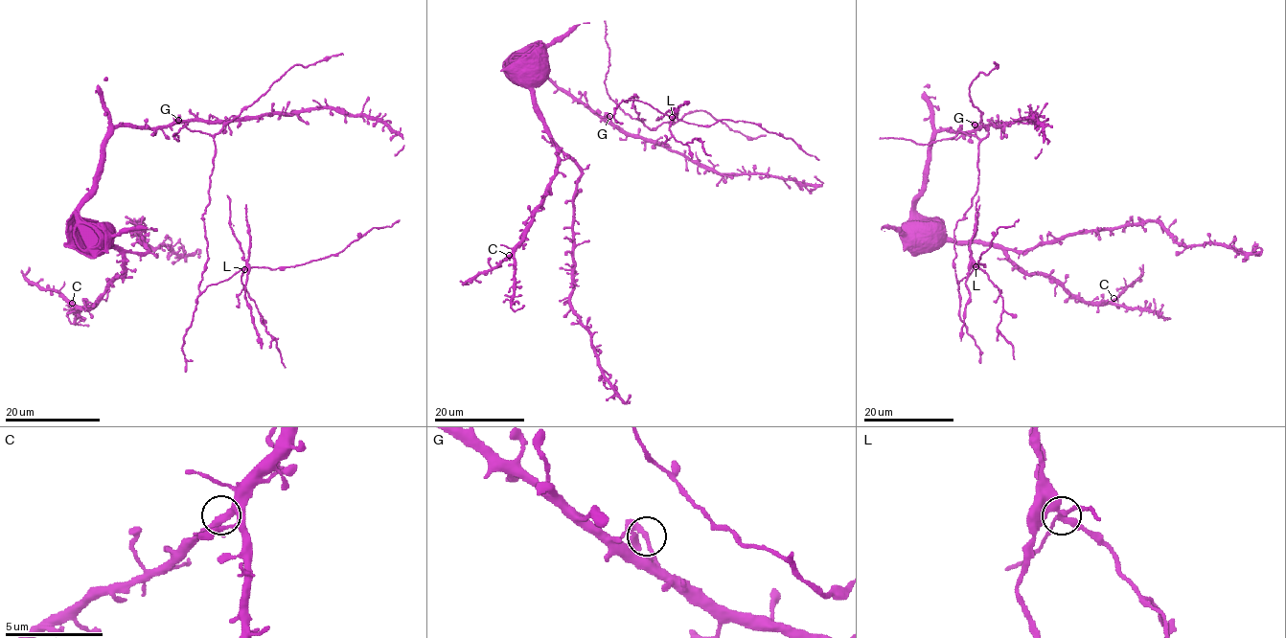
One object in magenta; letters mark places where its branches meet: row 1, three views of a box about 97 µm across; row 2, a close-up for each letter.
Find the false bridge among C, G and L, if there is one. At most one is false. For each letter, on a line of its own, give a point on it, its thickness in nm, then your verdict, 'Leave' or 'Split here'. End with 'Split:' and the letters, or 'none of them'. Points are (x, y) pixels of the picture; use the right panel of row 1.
C: Place: (1113, 298). Thickness 320 nm. Leave
G: Place: (975, 125). Thickness 280 nm. Leave
L: Place: (975, 266). Thickness 280 nm. Split here
Split: L

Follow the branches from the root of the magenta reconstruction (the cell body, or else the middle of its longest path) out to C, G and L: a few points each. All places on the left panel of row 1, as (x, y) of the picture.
C: (85, 225), (92, 224), (95, 238), (120, 253), (124, 273), (91, 307), (77, 307), (72, 303)
G: (85, 225), (79, 216), (79, 203), (92, 185), (102, 141), (119, 126), (163, 127), (178, 120)
L: (85, 225), (79, 203), (115, 127), (222, 122), (198, 290), (243, 268)

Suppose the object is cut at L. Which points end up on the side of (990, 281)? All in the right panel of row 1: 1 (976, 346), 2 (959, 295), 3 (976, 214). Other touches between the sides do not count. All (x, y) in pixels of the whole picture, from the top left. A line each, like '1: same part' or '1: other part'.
1: other part
2: other part
3: same part

